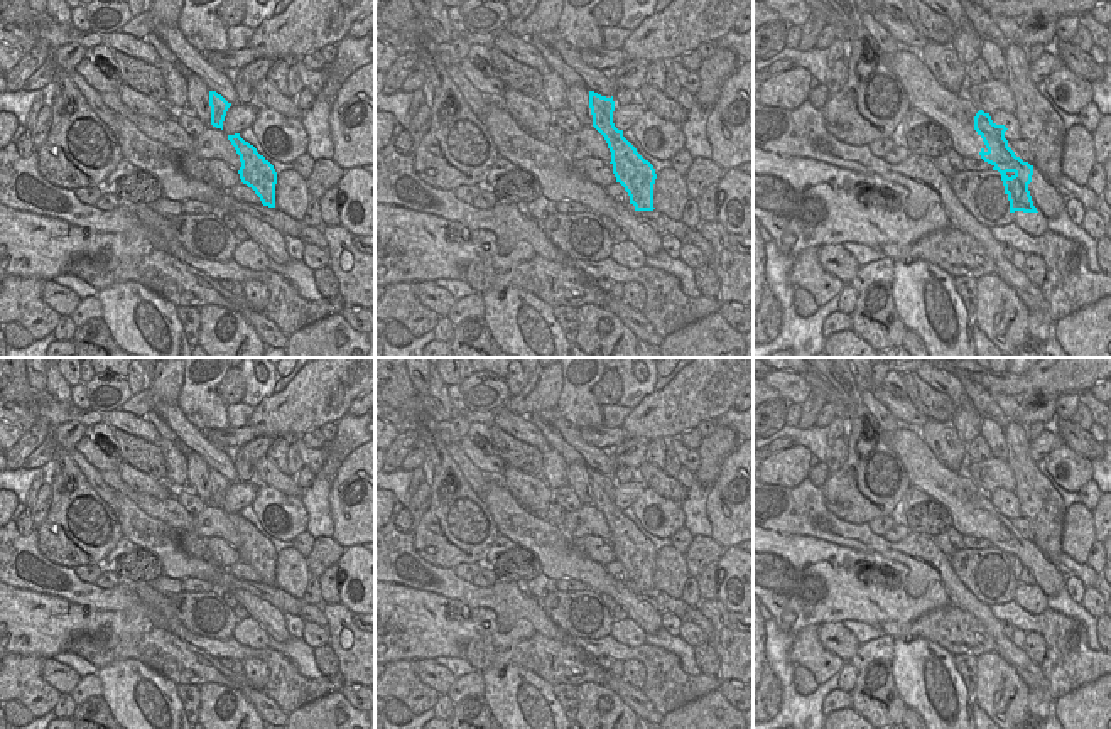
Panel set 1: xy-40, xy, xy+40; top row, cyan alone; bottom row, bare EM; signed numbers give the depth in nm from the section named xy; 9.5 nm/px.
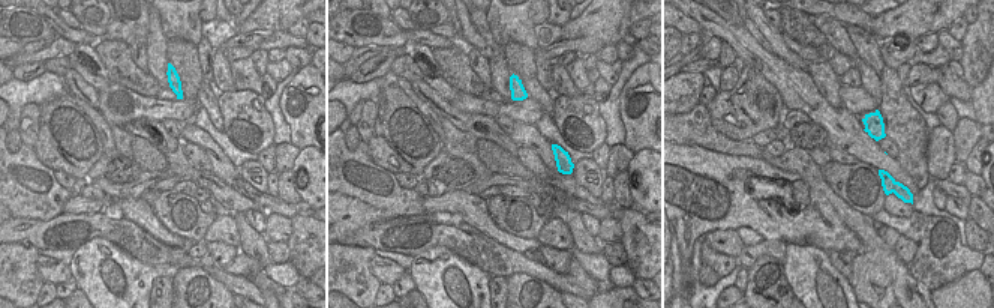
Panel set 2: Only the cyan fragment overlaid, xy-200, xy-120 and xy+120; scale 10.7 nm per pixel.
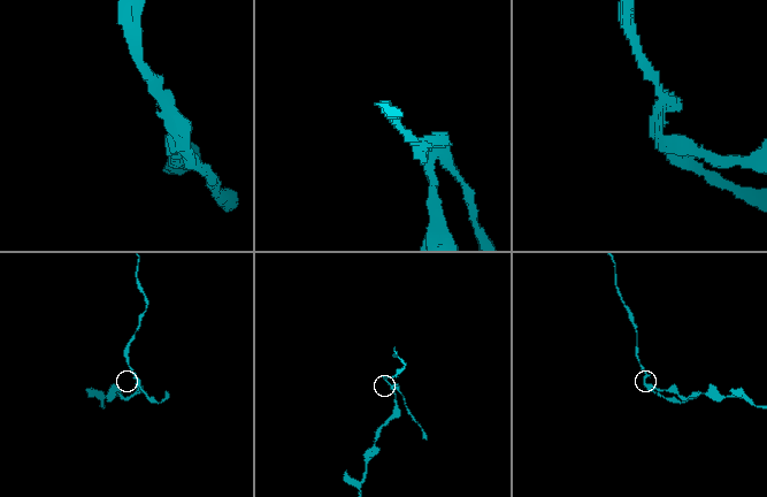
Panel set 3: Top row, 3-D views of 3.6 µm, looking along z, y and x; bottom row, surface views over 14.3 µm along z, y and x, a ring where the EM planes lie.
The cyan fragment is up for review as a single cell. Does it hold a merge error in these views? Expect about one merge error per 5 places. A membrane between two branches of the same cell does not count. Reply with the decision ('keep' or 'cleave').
cleave

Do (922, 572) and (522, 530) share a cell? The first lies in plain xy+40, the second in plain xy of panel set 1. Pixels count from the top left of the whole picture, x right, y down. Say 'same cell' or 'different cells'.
same cell

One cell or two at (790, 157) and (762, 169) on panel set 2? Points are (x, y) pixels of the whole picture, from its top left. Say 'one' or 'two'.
two

